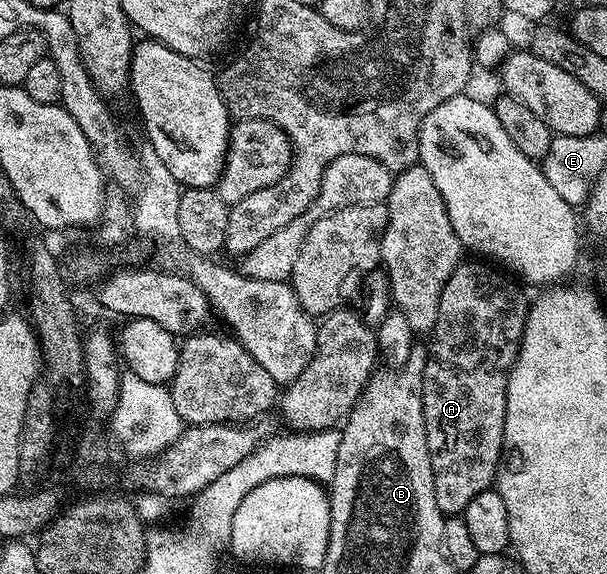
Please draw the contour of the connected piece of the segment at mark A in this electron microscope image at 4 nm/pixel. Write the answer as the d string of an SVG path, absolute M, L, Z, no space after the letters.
M477 262L481 263L458 263L447 285L443 285L437 320L431 332L433 344L427 347L421 382L425 440L431 453L431 473L435 481L435 505L439 505L441 514L446 517L460 516L479 493L494 486L497 466L501 463L509 371L517 359L529 316L530 300L525 299L524 293L516 287L518 284L508 274L492 271L488 262Z

